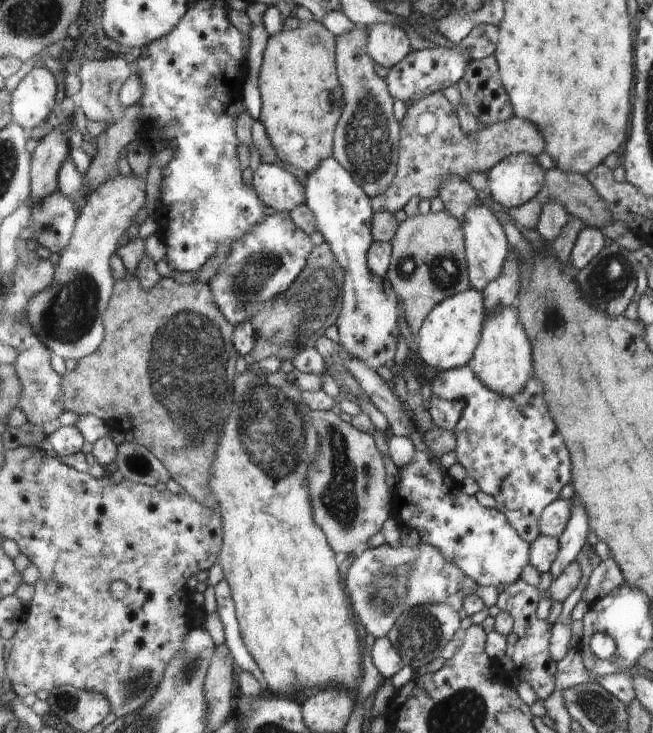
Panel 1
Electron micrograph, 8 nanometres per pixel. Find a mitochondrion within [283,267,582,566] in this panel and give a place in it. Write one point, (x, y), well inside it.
(341, 498)

